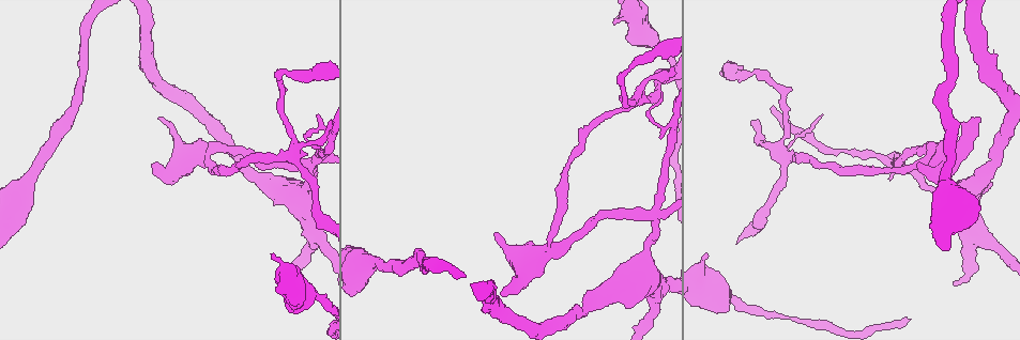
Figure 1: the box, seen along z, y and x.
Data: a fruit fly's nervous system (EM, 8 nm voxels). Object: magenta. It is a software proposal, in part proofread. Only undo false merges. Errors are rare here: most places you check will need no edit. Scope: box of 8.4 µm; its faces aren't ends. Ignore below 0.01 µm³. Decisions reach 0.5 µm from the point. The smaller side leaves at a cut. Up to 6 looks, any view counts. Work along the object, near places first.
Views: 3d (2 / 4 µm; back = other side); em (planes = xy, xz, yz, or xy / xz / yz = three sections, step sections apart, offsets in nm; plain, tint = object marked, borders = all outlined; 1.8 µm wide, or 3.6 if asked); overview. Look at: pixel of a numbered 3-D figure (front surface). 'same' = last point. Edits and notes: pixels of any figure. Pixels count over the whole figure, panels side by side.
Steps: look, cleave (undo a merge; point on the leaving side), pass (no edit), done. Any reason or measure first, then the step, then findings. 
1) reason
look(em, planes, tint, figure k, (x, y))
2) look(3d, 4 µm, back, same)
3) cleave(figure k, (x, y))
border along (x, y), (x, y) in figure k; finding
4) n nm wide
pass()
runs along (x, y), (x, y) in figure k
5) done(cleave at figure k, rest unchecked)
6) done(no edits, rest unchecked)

sharp bend
look(3d, 4 µm, figure 1, (308, 163))

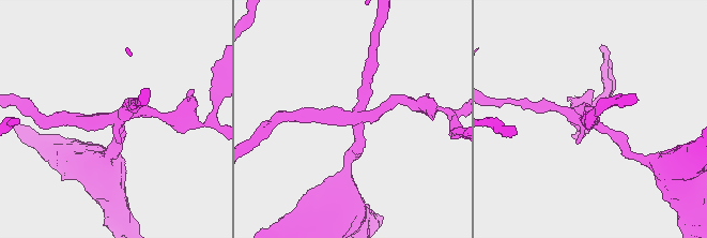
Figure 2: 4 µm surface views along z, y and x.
look(em, xy, step 4, tint, figure 2, (113, 119))

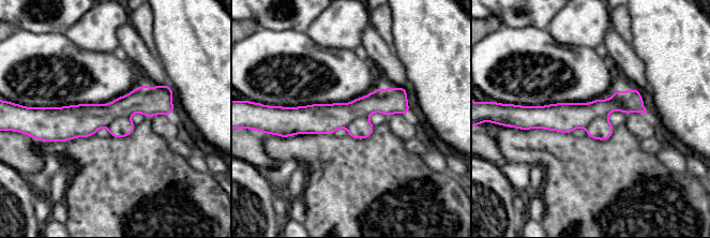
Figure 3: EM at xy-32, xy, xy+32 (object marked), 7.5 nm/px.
cleave(figure 3, (326, 119))
a second cell is stuck on

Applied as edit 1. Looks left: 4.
thick turns thin
look(em, yz, step 16, tint, figure 1, (382, 263))

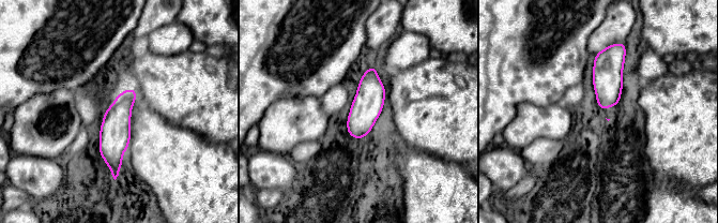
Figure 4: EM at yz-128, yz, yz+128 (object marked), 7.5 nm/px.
another direction
look(em, planes, tint, same)

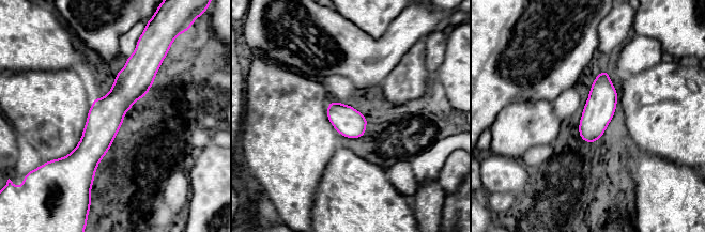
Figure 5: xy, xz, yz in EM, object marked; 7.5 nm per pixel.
pass()
runs along (136, 57), (89, 175) in figure 5; one cell here

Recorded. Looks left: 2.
done(cleave at figure 3, rest unchecked)

